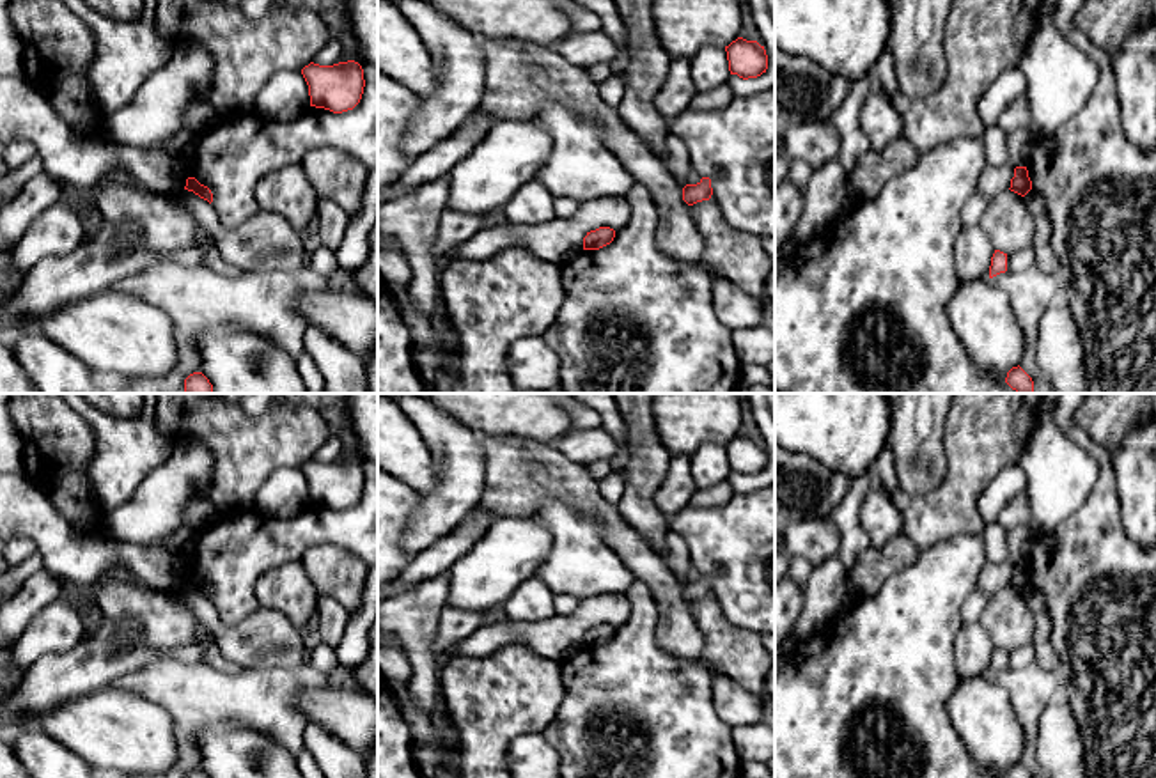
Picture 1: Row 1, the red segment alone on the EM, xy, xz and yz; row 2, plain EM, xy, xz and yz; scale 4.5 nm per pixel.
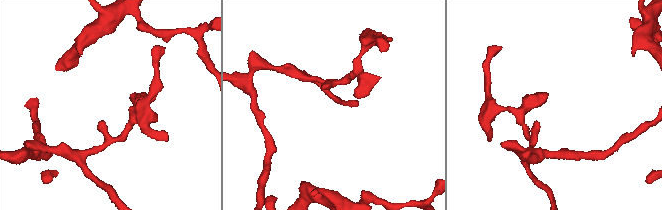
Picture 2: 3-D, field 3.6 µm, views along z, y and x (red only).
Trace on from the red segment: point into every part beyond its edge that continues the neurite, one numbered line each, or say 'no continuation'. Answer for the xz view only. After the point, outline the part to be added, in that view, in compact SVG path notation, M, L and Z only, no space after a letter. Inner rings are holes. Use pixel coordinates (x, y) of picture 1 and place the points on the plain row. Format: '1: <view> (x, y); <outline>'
no continuation

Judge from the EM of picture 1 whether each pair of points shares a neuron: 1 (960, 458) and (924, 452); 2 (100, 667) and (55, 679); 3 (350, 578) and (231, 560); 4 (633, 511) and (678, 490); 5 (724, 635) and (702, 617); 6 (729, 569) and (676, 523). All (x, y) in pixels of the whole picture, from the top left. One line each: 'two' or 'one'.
1: two
2: one
3: two
4: two
5: one
6: one

